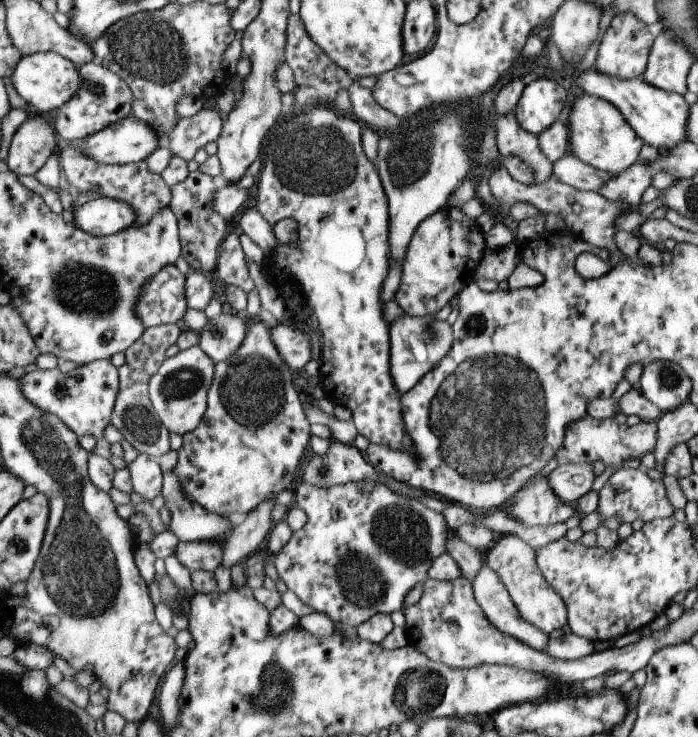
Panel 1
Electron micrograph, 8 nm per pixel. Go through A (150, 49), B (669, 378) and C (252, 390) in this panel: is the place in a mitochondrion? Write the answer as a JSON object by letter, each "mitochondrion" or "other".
{"A":"mitochondrion","B":"mitochondrion","C":"mitochondrion"}

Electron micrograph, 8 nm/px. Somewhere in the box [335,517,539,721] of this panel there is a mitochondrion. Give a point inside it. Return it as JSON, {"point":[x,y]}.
{"point":[419,690]}

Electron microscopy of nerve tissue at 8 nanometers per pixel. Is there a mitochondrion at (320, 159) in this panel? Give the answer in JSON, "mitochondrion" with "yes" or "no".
{"mitochondrion":"yes"}

